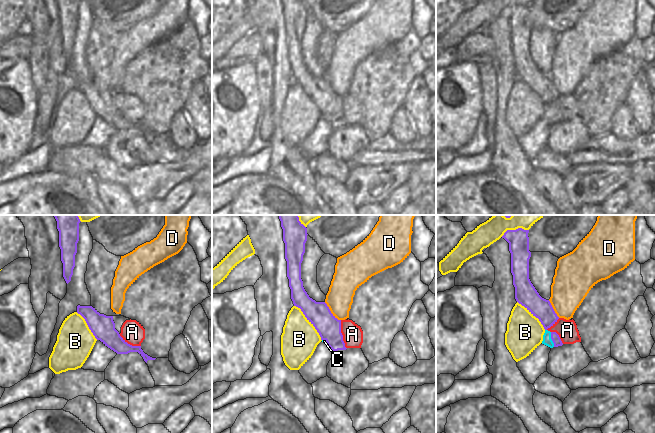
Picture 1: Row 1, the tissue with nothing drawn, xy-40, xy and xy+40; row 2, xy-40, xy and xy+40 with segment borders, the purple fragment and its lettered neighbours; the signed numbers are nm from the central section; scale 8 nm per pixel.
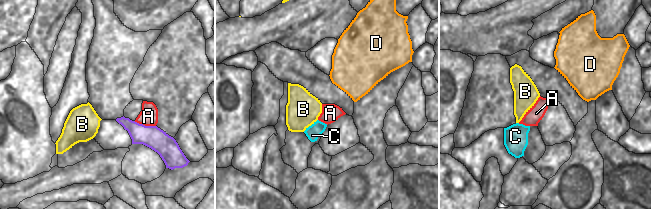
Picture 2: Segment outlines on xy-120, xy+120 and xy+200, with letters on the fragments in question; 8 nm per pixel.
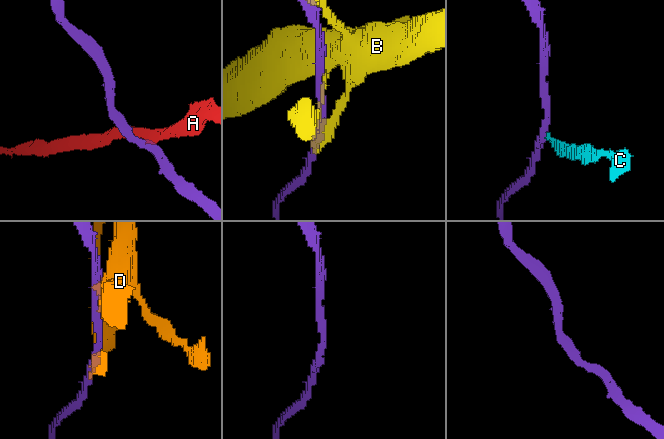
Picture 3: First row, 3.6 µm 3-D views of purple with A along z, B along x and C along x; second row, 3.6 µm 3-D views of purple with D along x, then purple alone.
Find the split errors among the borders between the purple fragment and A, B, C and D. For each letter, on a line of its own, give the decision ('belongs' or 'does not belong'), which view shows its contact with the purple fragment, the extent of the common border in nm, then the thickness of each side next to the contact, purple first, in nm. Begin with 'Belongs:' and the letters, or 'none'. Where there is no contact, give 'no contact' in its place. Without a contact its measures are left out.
Belongs: none
A: does not belong; meets purple in xy; contact 240 nm long; 190 nm thick on the purple side, 160 nm on the other
B: does not belong; meets purple in xy; contact 360 nm long; 190 nm thick on the purple side, 300 nm on the other
C: does not belong; meets purple in xy+40; contact 120 nm long; 70 nm thick on the purple side, 70 nm on the other
D: does not belong; meets purple in xy; contact 200 nm long; 190 nm thick on the purple side, 220 nm on the other

